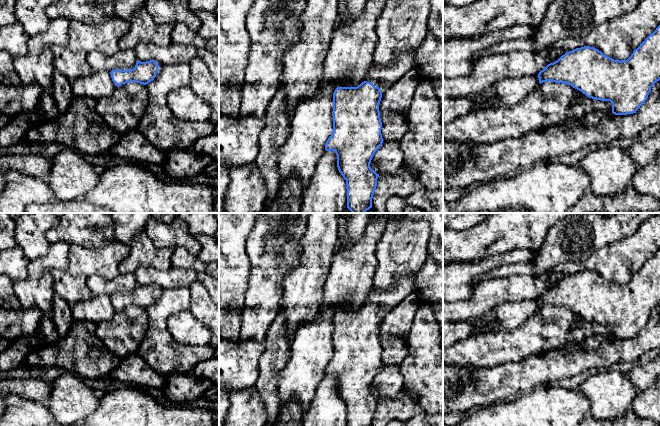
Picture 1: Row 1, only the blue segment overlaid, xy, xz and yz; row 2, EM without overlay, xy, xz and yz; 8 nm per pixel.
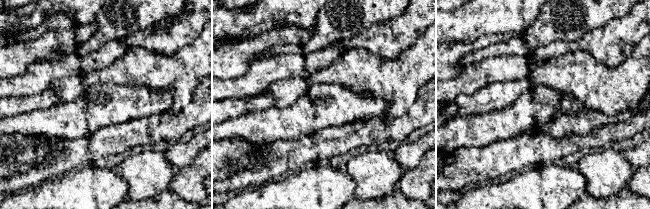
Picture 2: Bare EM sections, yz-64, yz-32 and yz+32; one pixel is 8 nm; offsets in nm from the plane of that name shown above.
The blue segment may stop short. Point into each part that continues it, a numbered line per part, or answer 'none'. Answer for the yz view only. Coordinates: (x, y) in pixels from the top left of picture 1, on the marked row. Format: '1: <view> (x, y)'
1: yz (509, 91)

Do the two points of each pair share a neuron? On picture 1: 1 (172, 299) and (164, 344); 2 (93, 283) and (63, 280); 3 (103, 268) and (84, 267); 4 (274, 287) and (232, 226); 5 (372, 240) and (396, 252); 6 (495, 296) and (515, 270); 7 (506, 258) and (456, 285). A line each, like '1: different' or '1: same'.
1: same
2: different
3: same
4: different
5: different
6: different
7: same

